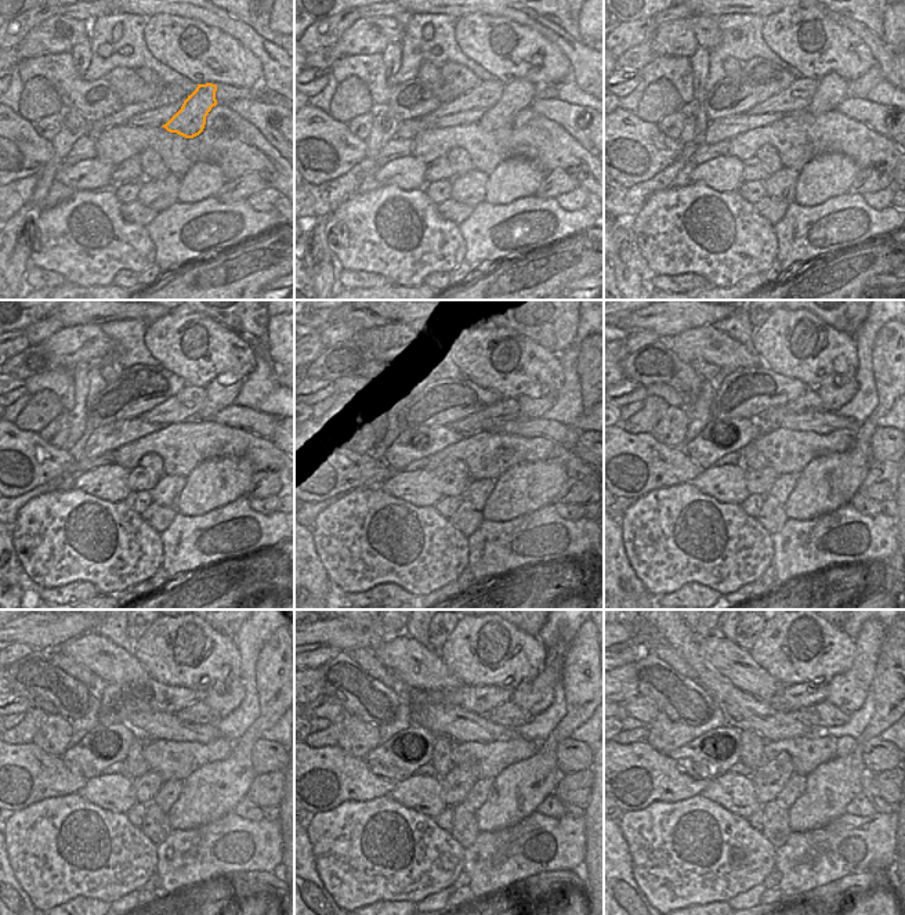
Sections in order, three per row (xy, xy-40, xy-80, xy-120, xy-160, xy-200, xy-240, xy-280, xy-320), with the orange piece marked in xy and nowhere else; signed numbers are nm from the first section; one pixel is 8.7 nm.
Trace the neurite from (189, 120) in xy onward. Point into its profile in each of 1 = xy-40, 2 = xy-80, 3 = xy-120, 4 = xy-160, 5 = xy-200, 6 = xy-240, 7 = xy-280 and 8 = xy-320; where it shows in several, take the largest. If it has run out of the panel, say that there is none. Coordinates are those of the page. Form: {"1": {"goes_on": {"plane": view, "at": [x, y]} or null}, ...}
{"1": {"goes_on": {"plane": "xy-40", "at": [520, 93]}}, "2": {"goes_on": {"plane": "xy-80", "at": [832, 89]}}, "3": {"goes_on": {"plane": "xy-120", "at": [218, 397]}}, "4": {"goes_on": {"plane": "xy-160", "at": [536, 401]}}, "5": {"goes_on": {"plane": "xy-200", "at": [833, 395]}}, "6": {"goes_on": {"plane": "xy-240", "at": [221, 704]}}, "7": {"goes_on": {"plane": "xy-280", "at": [534, 694]}}, "8": {"goes_on": {"plane": "xy-320", "at": [849, 691]}}}

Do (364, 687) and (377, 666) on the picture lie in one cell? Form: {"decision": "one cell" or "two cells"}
{"decision": "two cells"}

